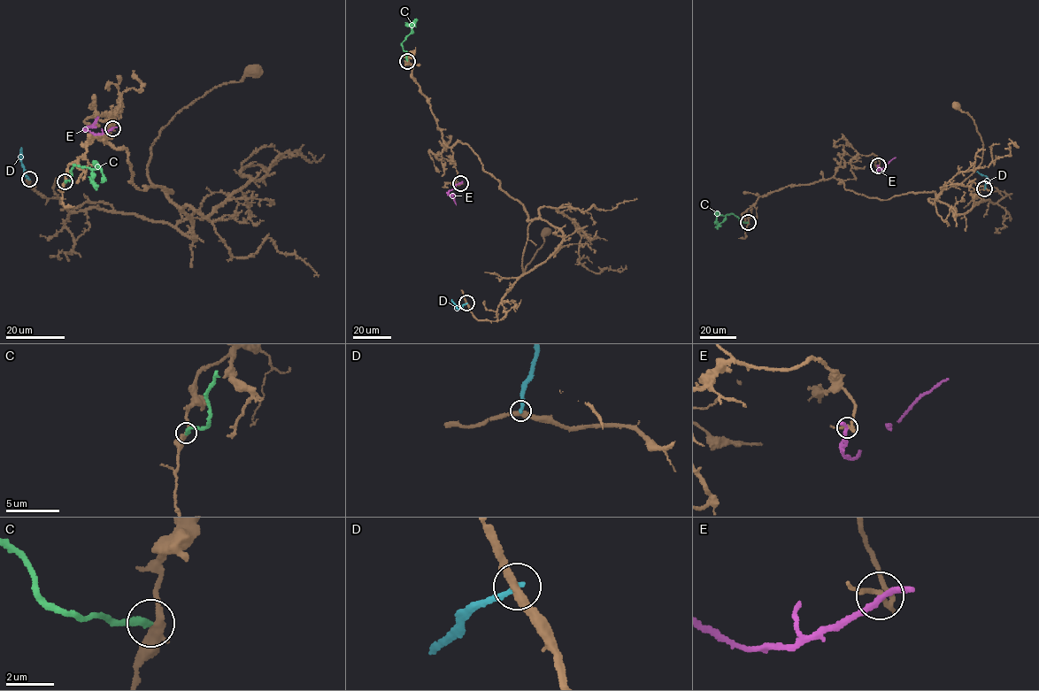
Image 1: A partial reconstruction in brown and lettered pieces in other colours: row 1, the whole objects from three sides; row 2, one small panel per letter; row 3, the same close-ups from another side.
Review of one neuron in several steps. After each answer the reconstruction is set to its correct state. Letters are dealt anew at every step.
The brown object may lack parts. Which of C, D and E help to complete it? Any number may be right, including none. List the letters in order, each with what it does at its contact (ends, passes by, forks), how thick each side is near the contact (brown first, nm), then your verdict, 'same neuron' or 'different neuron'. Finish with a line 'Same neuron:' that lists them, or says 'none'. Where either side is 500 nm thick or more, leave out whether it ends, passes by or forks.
C: it ends; calibres 360 and 320 nm; different neuron
D: it ends; calibres 360 and 240 nm; different neuron
E: it passes by; calibres 220 and 240 nm; different neuron
Same neuron: none

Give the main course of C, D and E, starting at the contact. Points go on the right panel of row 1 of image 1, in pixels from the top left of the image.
C: (748, 222), (741, 222), (730, 213), (718, 215), (714, 224)
D: (984, 188), (987, 177), (976, 172)
E: (878, 165), (880, 171), (896, 157)

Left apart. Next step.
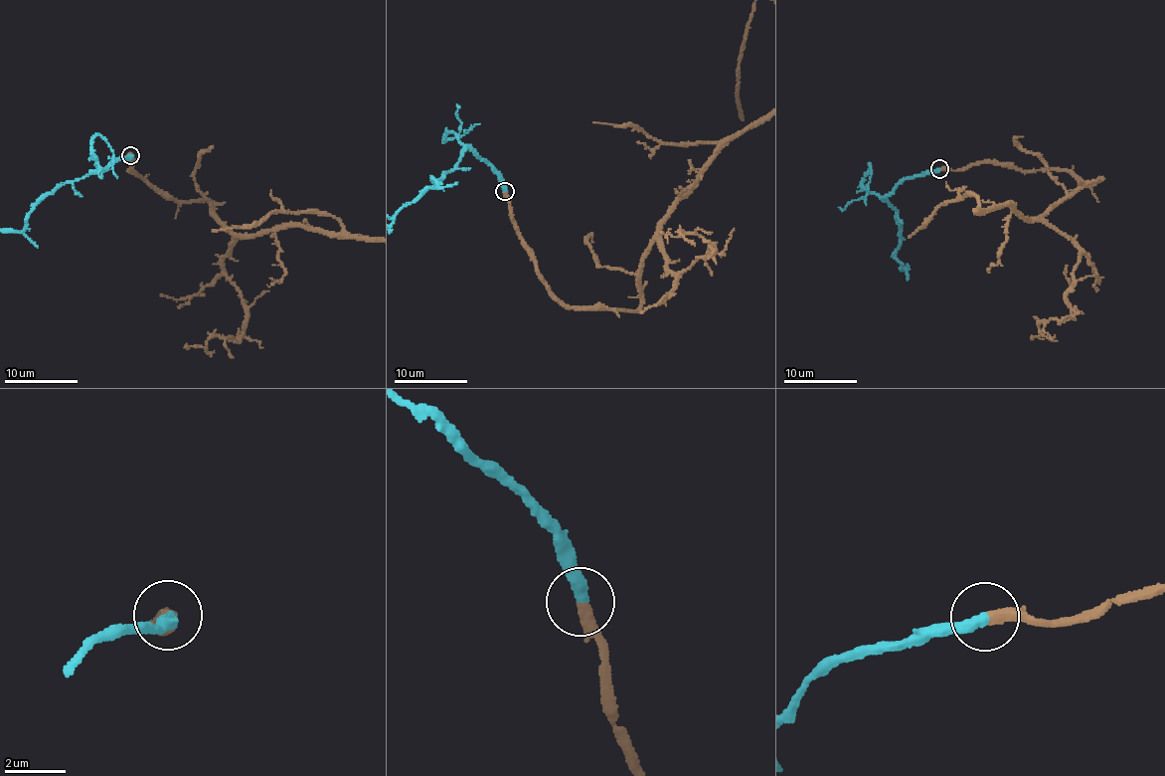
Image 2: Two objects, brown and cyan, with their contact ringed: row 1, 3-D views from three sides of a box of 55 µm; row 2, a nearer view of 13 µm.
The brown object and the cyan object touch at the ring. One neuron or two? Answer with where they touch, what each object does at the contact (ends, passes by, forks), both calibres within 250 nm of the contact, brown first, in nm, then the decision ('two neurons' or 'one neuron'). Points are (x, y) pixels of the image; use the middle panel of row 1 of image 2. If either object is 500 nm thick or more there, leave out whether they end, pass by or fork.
(504, 191) | brown ends | cyan ends | 380/400 nm | one neuron

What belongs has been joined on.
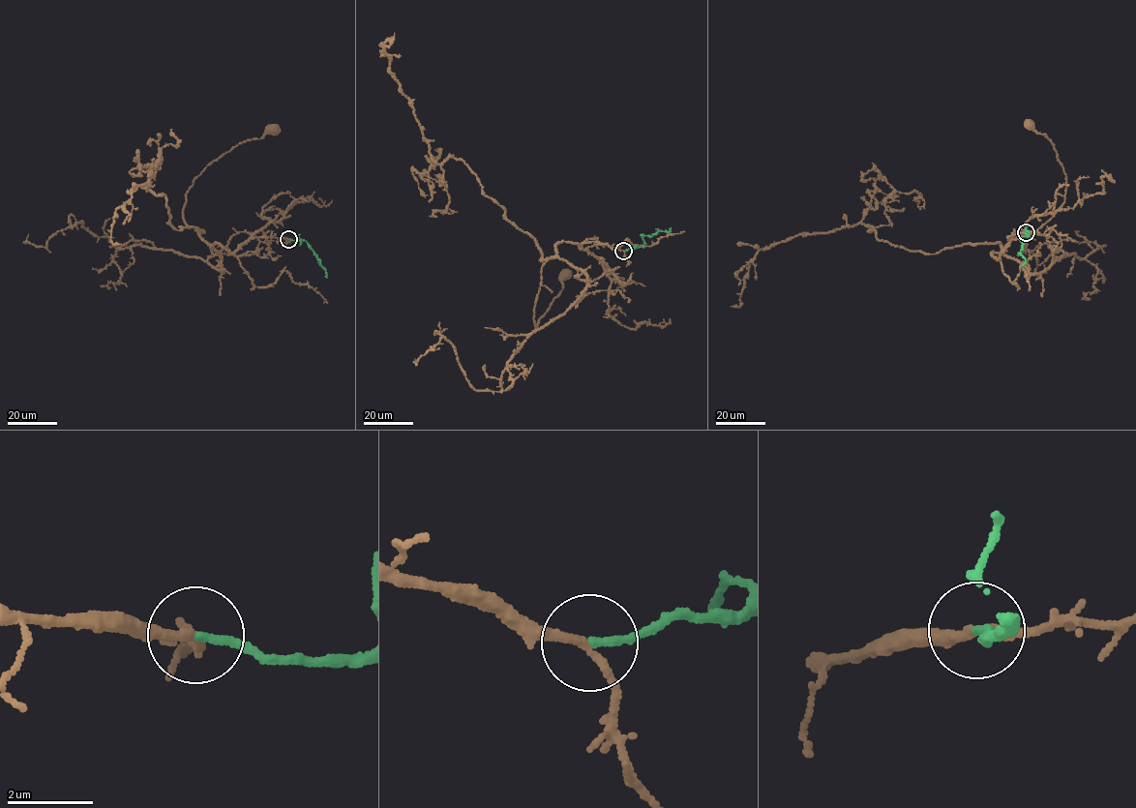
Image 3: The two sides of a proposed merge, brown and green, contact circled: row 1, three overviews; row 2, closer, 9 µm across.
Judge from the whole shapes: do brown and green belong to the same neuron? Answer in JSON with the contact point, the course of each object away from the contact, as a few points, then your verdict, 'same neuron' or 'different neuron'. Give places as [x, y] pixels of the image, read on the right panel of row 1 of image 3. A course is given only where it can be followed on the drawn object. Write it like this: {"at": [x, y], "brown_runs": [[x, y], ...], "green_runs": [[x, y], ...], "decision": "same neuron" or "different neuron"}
{"at": [1026, 232], "brown_runs": [[1026, 232], [1007, 237], [994, 258], [993, 252], [1036, 231], [1064, 199], [1065, 173], [1051, 141], [1029, 125]], "green_runs": [[1026, 232], [1029, 231], [1027, 236], [1019, 237], [1023, 244], [1020, 253], [1025, 258], [1022, 266]], "decision": "same neuron"}

